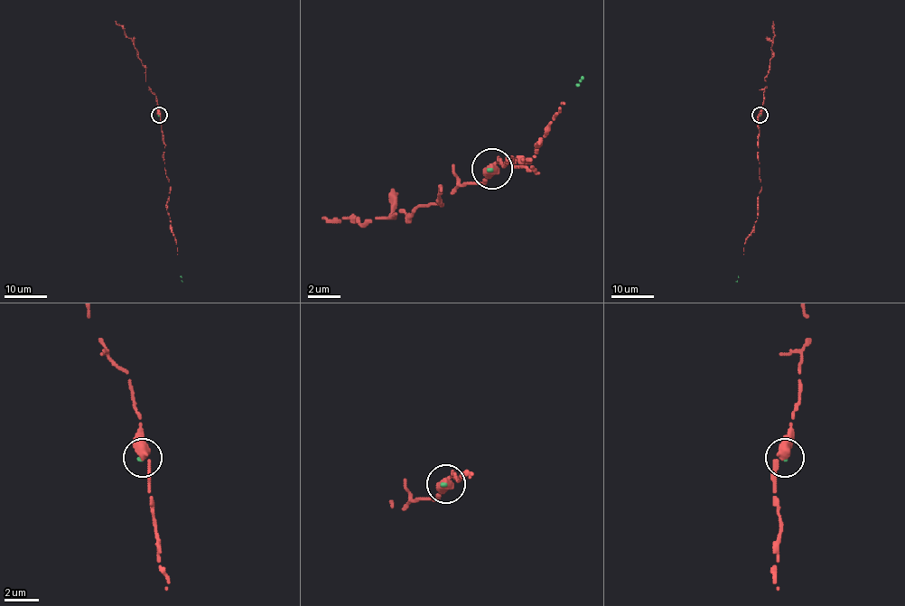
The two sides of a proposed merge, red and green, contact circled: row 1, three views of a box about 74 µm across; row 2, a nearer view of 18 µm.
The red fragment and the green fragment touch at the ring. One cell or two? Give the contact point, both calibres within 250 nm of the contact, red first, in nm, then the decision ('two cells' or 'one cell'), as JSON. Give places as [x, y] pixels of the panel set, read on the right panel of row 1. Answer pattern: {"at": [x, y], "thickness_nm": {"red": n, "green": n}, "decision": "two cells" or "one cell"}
{"at": [760, 115], "thickness_nm": {"red": 360, "green": 140}, "decision": "one cell"}

